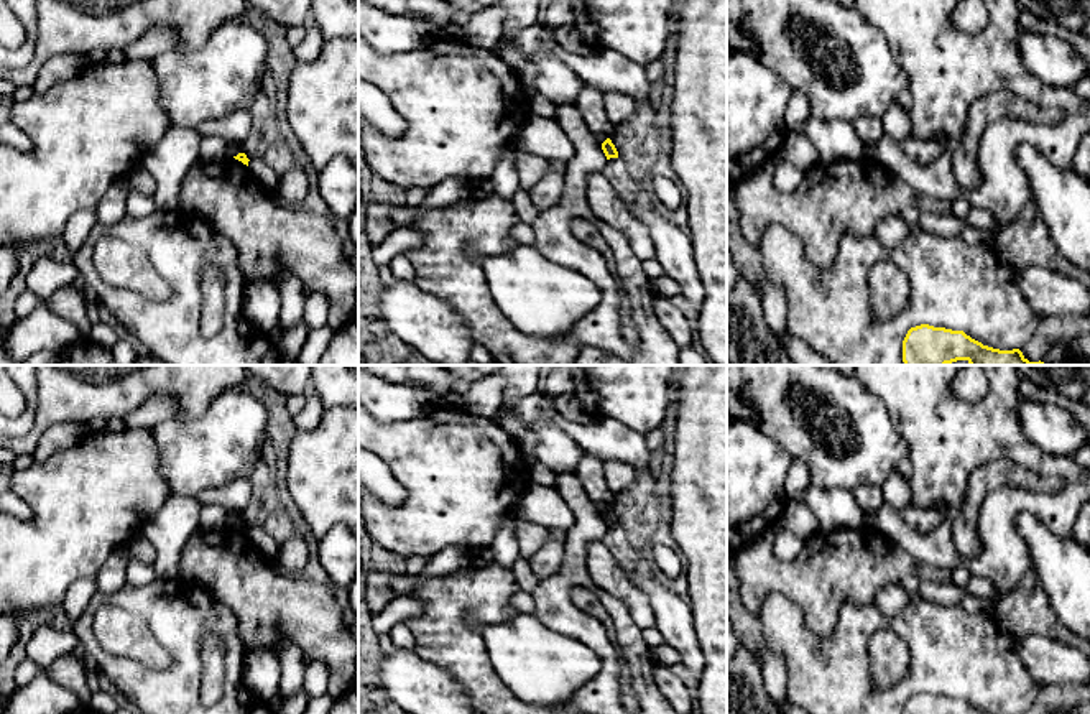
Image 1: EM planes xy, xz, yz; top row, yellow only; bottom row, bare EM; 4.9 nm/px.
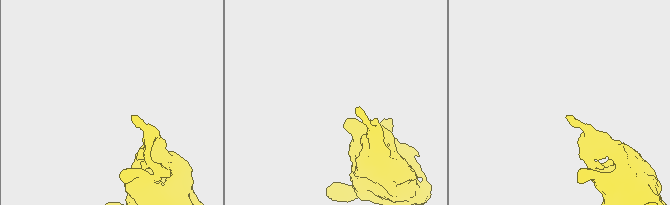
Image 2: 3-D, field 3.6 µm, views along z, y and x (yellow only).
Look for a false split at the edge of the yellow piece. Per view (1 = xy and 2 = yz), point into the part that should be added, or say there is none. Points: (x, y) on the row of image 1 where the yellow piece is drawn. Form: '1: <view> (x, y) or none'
1: none
2: none

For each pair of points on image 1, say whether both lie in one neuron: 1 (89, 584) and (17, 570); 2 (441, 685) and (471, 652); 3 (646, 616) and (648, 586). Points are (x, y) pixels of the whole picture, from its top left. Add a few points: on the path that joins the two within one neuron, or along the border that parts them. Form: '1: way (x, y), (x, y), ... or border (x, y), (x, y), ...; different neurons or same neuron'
1: border (94, 576), (76, 579), (60, 604); different neurons
2: border (418, 653), (444, 667), (469, 696); different neurons
3: border (623, 571), (648, 598), (656, 625); different neurons

